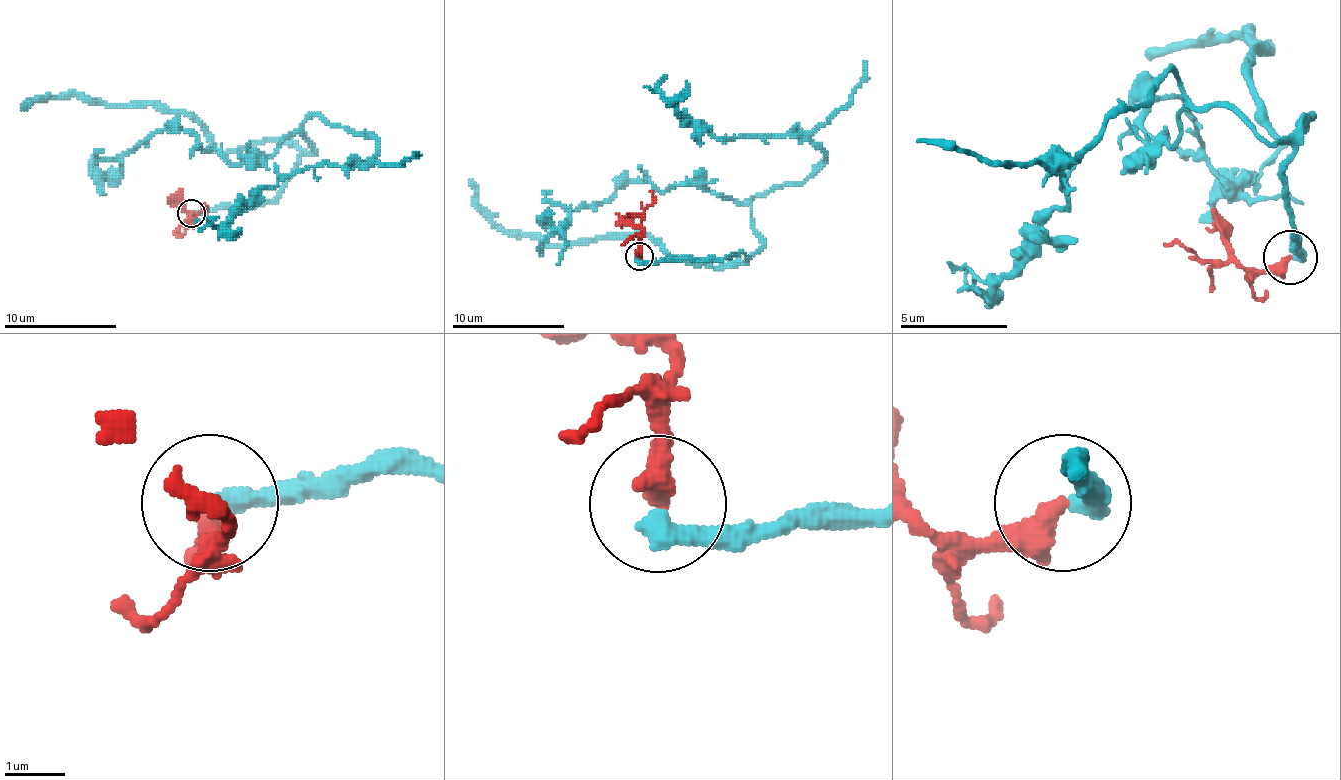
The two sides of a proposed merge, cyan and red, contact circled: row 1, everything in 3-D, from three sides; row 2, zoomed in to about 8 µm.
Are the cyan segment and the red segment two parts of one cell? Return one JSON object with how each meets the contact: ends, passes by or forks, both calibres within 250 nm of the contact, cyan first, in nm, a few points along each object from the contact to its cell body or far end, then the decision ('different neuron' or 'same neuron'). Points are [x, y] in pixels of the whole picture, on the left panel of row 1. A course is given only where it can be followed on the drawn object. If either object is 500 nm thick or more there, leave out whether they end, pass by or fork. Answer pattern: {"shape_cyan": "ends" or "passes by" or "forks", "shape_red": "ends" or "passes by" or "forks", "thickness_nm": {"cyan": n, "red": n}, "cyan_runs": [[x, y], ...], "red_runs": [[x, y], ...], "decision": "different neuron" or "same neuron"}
{"shape_cyan": "ends", "shape_red": "ends", "thickness_nm": {"cyan": 360, "red": 440}, "cyan_runs": [[190, 214], [269, 203], [314, 152], [309, 118], [376, 141], [359, 163], [266, 186], [221, 225], [199, 220]], "red_runs": [[190, 214], [193, 220], [204, 208], [201, 206]], "decision": "same neuron"}

